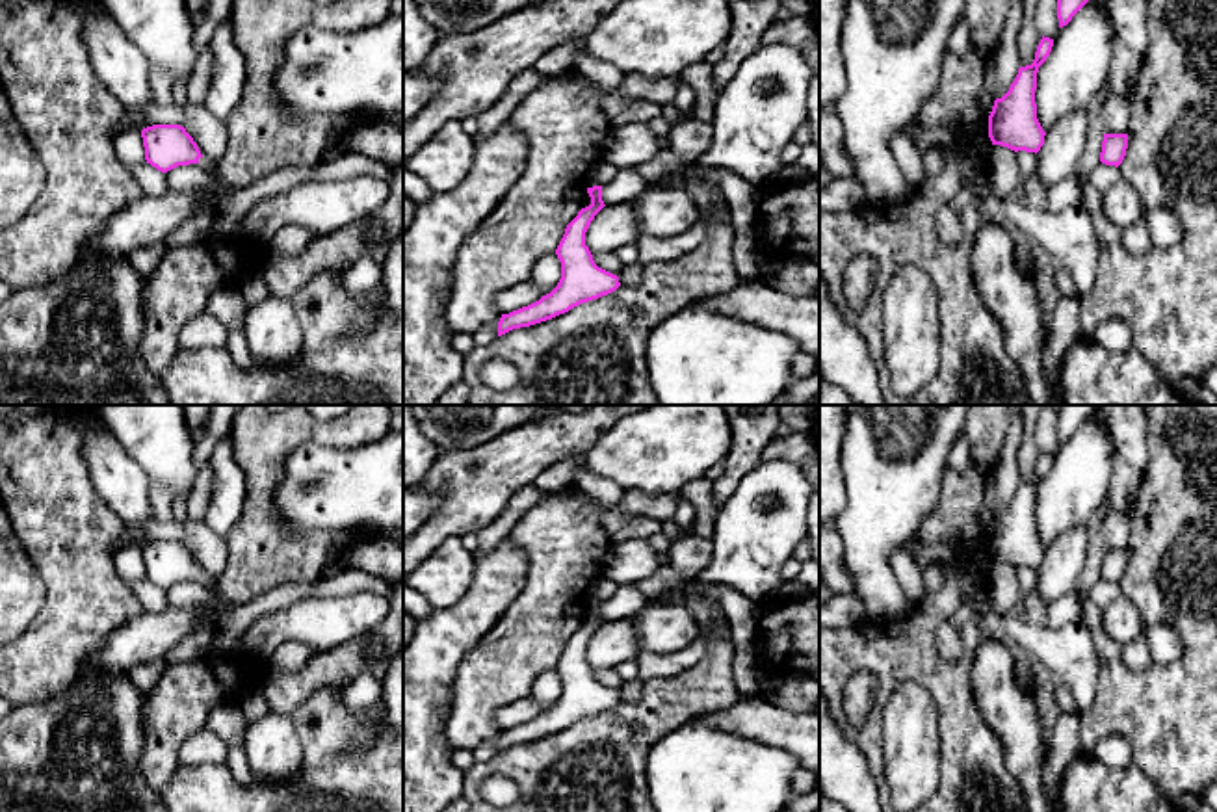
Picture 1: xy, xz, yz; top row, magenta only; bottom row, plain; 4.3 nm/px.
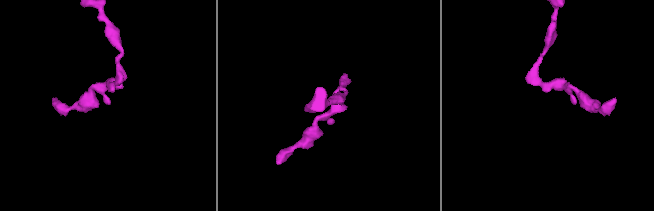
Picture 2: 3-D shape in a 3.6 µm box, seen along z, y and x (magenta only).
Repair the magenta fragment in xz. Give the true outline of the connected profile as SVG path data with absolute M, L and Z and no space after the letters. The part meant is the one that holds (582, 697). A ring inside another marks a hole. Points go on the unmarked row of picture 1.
M602 602L587 604L587 609L591 621L582 624L567 641L556 665L561 678L561 695L557 702L531 721L502 730L498 738L498 753L513 745L552 736L582 719L608 712L621 702L617 691L595 680L593 671L585 661L585 648L591 637L606 622L602 617Z

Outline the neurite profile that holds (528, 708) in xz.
M535 697L515 701L494 714L494 723L500 730L509 730L522 723L528 723L543 714Z

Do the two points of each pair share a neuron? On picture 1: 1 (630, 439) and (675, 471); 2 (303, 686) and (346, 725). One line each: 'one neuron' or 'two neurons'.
1: one neuron
2: two neurons

